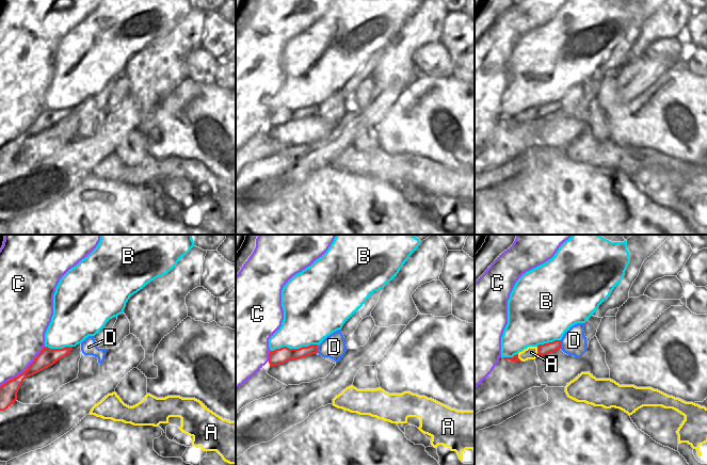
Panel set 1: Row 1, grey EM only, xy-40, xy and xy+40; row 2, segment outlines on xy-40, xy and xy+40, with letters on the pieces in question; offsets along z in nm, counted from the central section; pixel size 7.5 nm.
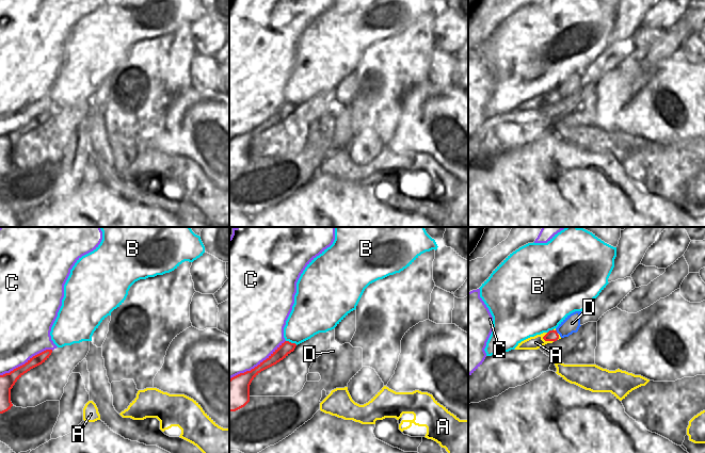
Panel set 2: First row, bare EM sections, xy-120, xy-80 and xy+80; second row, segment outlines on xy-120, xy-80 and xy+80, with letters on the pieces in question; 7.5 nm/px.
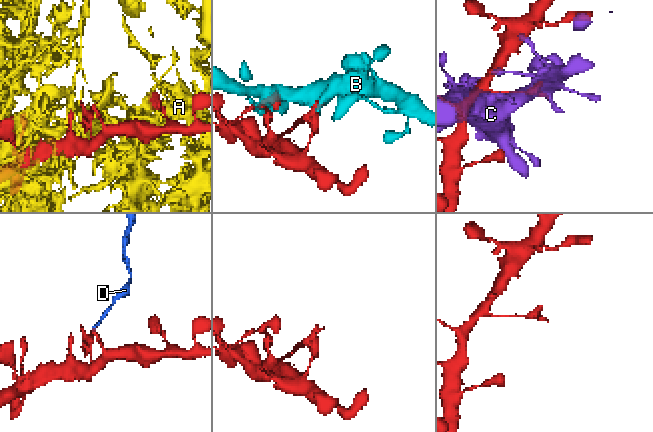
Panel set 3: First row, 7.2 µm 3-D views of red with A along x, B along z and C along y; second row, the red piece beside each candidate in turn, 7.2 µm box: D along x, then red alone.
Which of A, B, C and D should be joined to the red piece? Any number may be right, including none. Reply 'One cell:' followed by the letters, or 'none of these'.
One cell: none of these

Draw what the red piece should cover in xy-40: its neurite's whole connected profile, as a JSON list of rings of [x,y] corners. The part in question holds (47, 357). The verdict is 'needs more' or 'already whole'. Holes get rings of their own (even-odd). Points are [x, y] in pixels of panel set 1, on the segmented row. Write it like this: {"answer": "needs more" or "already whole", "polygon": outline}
{"answer": "already whole", "polygon": [[[44,347],[25,372],[0,386],[0,411],[5,411],[17,400],[17,392],[25,379],[52,366],[68,355],[71,350],[73,347],[63,349]]]}

